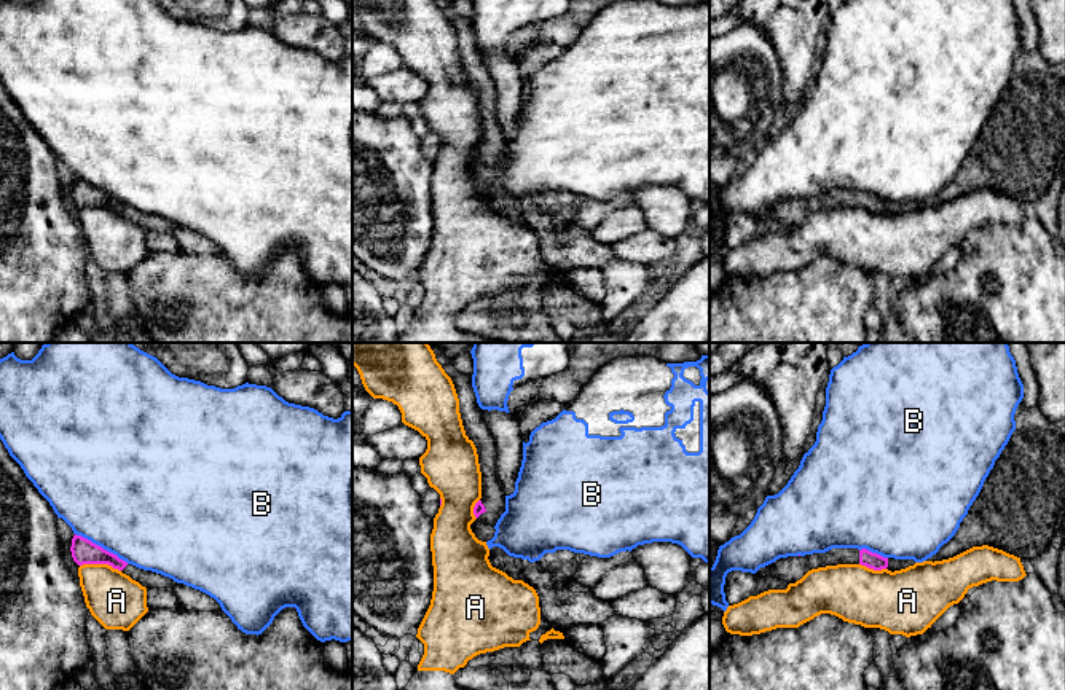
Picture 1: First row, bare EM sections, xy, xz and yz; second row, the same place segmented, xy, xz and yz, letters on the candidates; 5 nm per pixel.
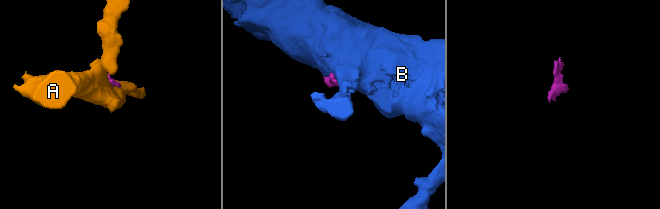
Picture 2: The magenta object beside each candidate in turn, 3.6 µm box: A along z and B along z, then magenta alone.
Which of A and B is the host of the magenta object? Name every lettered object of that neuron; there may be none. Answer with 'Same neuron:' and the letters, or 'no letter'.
Same neuron: no letter

